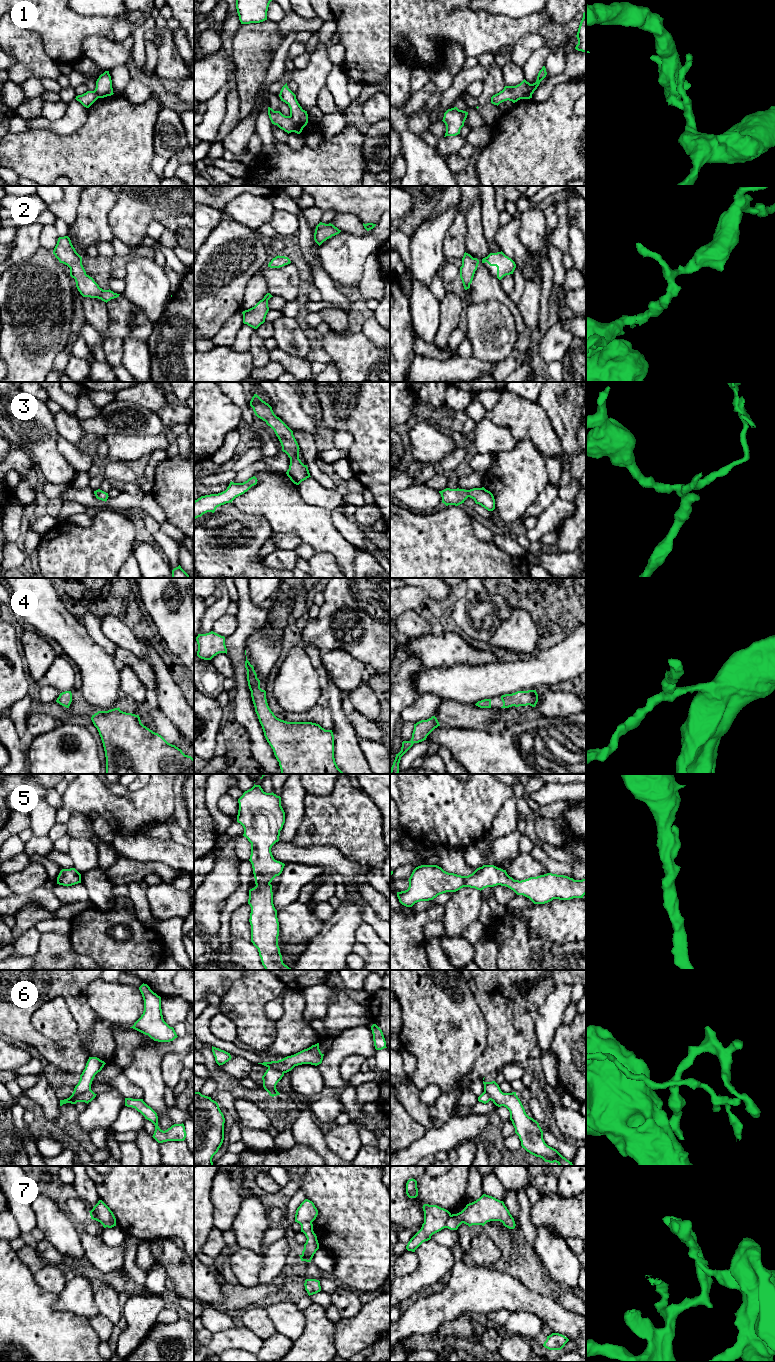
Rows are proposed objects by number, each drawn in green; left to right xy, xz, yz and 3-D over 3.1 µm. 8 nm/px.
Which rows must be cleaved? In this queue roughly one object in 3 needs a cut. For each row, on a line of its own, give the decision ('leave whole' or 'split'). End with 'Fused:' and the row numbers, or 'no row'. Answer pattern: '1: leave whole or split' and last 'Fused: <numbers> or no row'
1: split
2: leave whole
3: leave whole
4: leave whole
5: leave whole
6: split
7: split
Fused: 1, 6, 7

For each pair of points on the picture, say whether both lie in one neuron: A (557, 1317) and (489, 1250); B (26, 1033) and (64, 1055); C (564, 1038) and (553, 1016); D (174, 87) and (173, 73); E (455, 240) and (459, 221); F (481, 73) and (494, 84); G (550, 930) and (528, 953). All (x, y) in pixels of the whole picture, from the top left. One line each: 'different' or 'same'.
A: different
B: same
C: different
D: different
E: same
F: different
G: different

